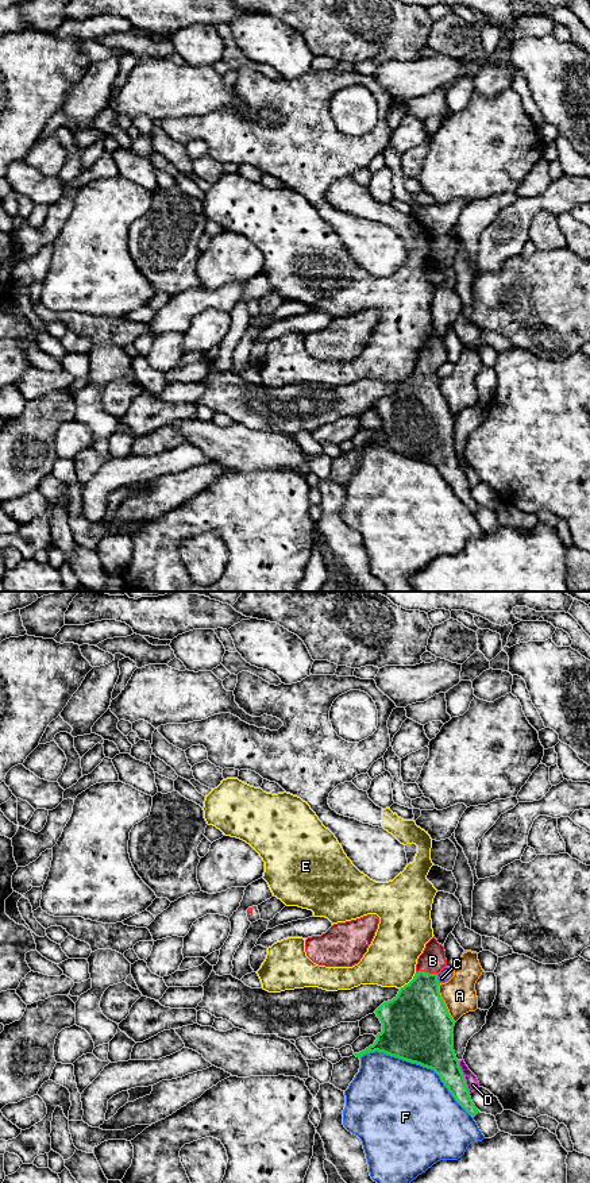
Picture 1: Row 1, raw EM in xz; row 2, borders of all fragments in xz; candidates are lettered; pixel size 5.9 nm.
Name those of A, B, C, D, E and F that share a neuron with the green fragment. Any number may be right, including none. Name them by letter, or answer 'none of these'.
B

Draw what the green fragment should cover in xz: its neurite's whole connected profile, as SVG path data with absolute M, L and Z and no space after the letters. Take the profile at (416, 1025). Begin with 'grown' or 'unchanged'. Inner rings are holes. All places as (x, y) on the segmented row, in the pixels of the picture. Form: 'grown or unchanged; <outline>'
grown; M433 936L425 944L423 953L417 959L413 979L400 989L396 998L383 1002L375 1010L382 1024L382 1032L375 1036L375 1043L354 1055L360 1059L366 1053L378 1051L433 1070L455 1101L474 1118L479 1110L471 1101L464 1075L454 1051L455 1021L450 1016L439 993L440 983L437 980L437 974L444 967L447 967L444 947L439 944Z

